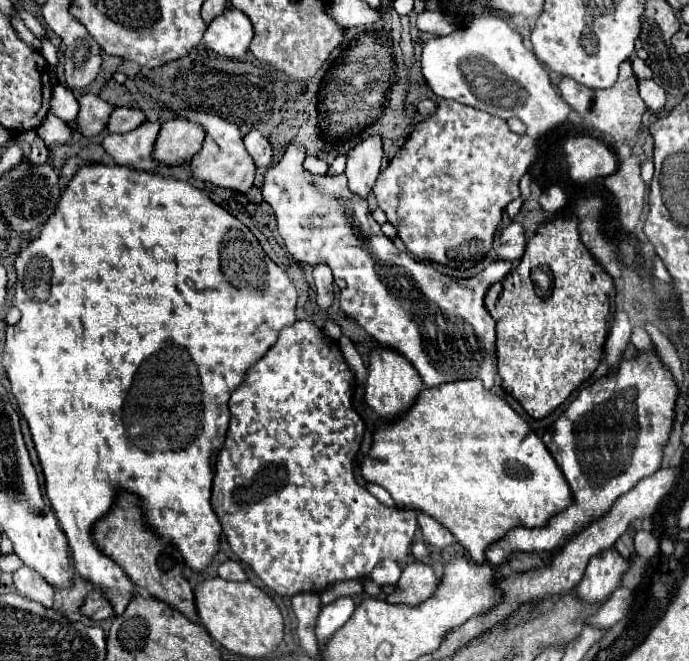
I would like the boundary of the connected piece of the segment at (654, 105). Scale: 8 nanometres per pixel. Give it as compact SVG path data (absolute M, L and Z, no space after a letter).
M639 80L639 94L651 114L665 108L665 92L653 80Z

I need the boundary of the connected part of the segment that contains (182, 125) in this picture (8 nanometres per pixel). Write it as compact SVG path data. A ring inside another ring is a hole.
M171 118L161 126L153 158L159 162L181 166L201 150L203 138L205 130L197 122L191 122L187 118Z

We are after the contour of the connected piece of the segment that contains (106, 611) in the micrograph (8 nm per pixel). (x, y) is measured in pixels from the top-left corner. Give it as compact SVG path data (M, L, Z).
M91 592L81 608L81 614L91 618L91 620L107 620L107 618L113 618L115 616L115 610L113 606L109 604L109 598L101 592Z

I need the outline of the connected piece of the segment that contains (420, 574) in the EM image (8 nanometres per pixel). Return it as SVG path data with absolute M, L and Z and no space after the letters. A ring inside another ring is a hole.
M411 562L403 568L401 578L395 584L395 592L387 596L387 602L415 606L427 600L435 592L435 586L437 586L437 576L433 568L425 562Z

